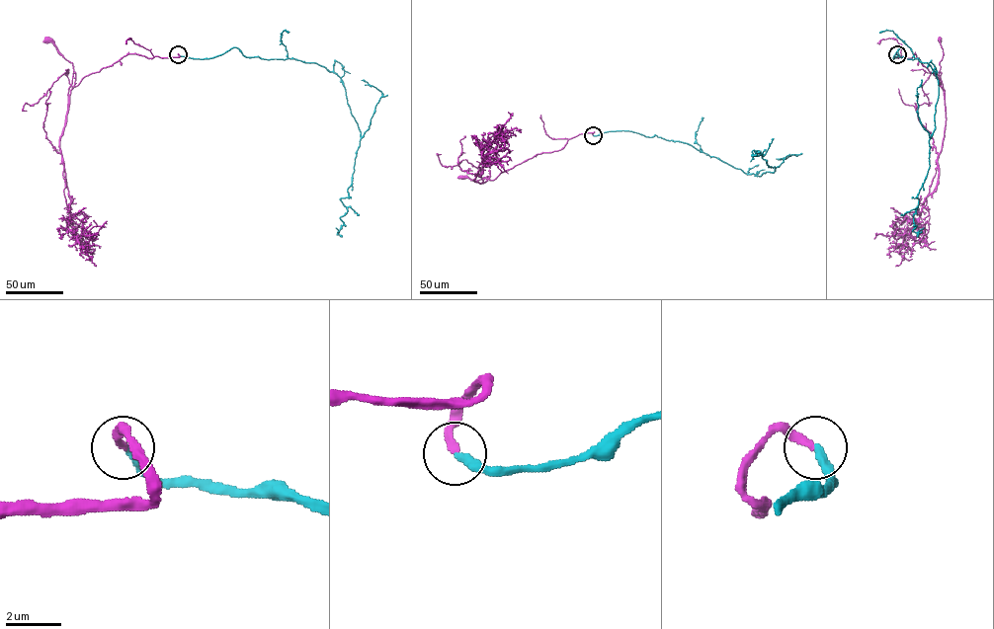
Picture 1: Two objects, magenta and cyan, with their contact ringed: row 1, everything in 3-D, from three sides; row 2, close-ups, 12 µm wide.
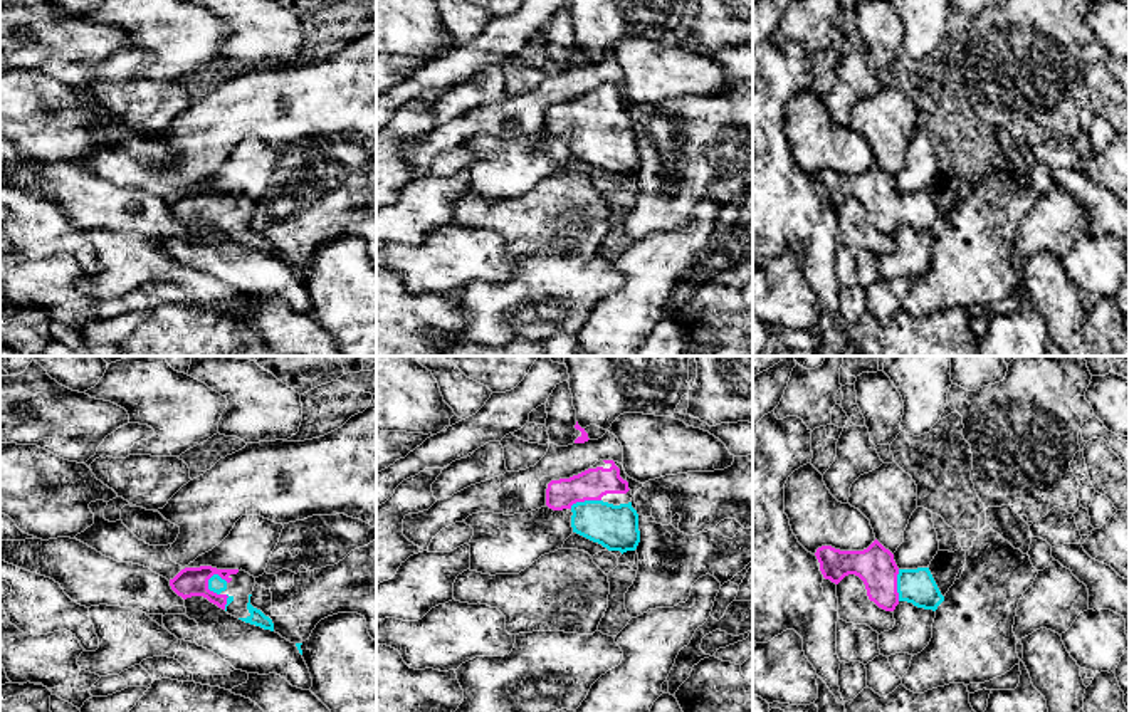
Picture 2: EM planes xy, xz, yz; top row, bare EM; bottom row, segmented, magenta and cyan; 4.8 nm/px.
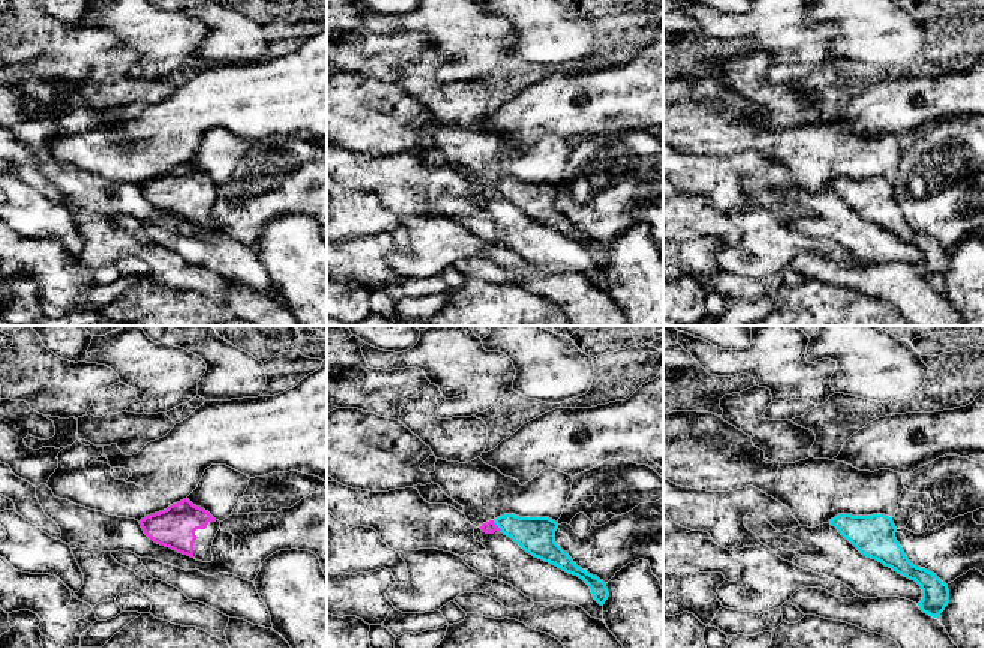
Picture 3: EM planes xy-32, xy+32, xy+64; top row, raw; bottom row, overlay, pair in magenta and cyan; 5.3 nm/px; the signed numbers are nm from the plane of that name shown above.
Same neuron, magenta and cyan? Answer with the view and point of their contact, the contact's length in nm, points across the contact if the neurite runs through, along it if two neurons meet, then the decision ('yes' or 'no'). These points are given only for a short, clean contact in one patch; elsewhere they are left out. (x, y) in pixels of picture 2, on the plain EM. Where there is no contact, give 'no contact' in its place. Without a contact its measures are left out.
contact xy (214, 197); length 110 nm; way xy (192, 205), (205, 205), (214, 197), (215, 207); yes

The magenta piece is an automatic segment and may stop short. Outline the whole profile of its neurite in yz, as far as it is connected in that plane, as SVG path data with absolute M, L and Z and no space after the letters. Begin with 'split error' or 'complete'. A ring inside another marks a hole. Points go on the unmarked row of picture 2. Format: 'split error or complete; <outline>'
split error; M877 163L864 175L822 170L815 180L825 203L838 208L848 198L859 200L869 223L885 235L894 235L901 225L936 235L944 225L929 191L899 193L894 178Z

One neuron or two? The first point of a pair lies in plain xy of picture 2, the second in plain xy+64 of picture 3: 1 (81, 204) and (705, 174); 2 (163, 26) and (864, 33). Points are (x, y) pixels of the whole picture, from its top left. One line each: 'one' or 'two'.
1: one
2: two

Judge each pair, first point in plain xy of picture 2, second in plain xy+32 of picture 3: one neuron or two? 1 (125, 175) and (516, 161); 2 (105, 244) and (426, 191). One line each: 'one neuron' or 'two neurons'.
1: two neurons
2: two neurons

